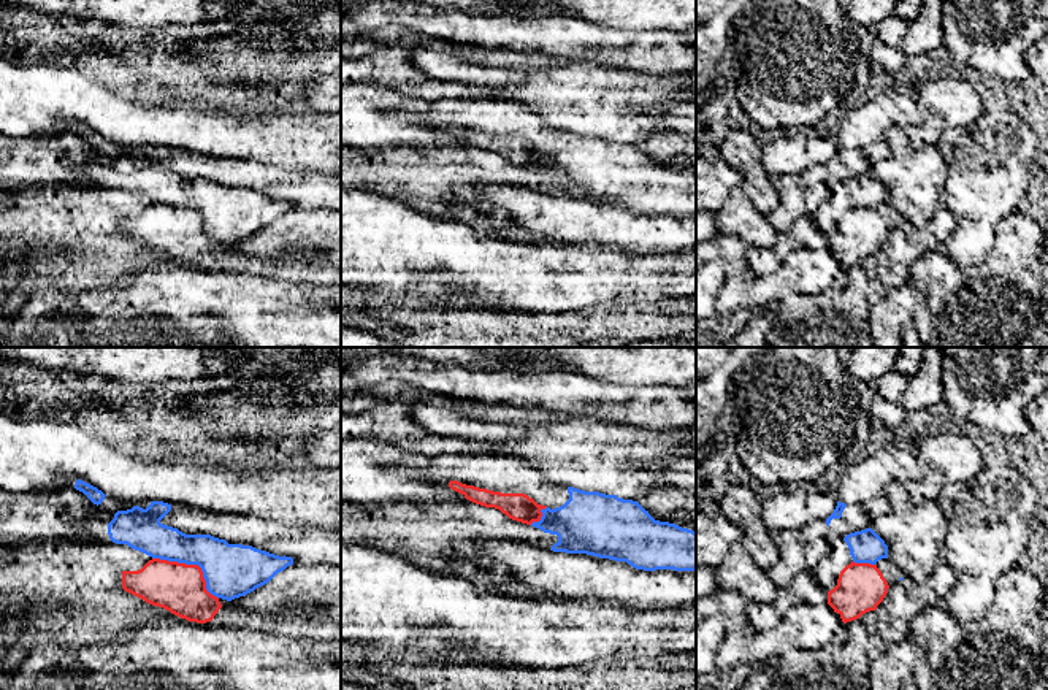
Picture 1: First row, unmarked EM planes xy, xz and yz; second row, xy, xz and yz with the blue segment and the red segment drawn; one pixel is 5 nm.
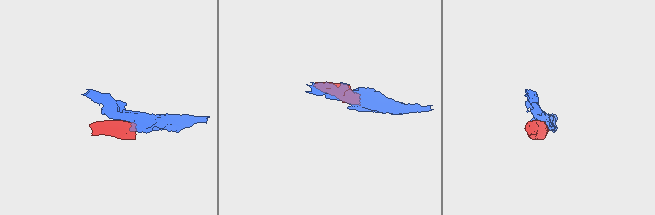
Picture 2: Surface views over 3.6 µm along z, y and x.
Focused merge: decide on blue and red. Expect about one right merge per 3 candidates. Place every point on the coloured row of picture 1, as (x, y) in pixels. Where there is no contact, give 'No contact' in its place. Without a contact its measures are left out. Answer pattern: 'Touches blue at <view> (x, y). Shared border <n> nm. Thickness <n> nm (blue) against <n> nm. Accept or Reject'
Touches blue at xy (192, 563). Shared border 400 nm. Thickness 280 nm (blue) against 260 nm. Reject

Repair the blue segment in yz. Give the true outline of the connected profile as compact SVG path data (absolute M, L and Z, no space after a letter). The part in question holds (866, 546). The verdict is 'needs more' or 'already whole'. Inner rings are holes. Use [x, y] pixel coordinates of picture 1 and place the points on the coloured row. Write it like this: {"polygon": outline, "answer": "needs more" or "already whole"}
{"polygon": "M872 528L850 533L845 538L828 535L826 539L829 552L810 571L826 592L837 585L840 571L851 562L875 565L888 585L905 577L901 568L888 558L888 546Z", "answer": "needs more"}

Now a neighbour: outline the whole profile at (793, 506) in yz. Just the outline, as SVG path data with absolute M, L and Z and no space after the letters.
M813 484L780 487L761 503L761 517L771 531L801 530L815 519L826 520L836 509L837 498L823 493Z

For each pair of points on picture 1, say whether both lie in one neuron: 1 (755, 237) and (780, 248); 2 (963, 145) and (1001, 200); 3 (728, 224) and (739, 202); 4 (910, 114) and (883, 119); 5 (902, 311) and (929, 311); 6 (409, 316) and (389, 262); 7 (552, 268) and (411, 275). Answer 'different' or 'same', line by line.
1: different
2: same
3: same
4: same
5: different
6: different
7: same

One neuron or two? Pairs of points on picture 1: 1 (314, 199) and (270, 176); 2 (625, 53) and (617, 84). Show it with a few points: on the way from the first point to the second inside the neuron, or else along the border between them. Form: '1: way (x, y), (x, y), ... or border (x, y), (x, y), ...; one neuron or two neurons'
1: way (303, 189), (281, 184); one neuron
2: border (584, 62), (593, 67), (615, 67), (657, 75); two neurons

